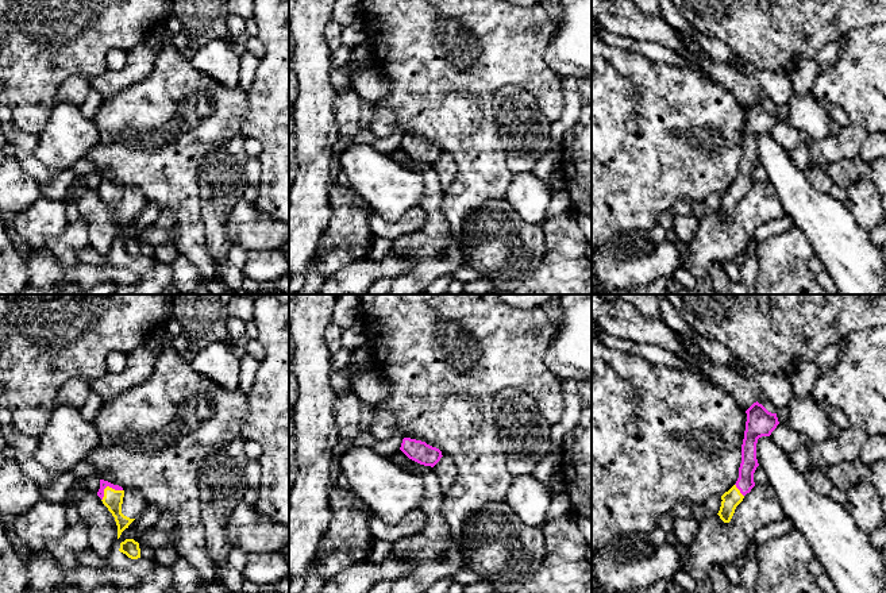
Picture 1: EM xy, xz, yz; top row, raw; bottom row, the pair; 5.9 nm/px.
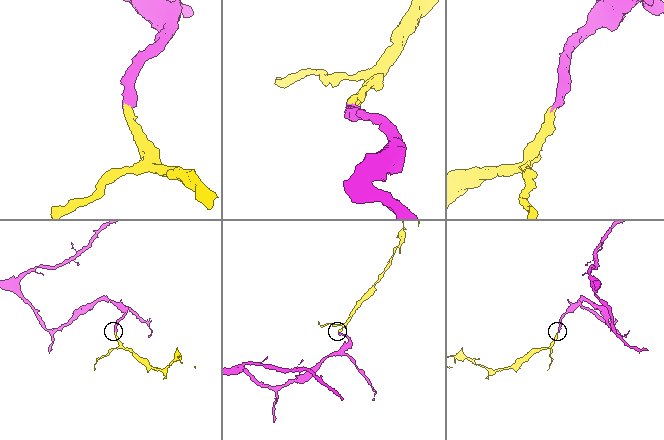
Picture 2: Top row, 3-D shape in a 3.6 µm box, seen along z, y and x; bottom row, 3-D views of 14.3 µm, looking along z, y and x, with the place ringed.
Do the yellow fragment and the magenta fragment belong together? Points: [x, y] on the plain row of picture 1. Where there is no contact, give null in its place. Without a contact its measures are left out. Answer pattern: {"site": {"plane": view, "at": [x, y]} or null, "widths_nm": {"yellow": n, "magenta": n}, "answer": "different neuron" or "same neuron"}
{"site": {"plane": "xy", "at": [107, 184]}, "widths_nm": {"yellow": 120, "magenta": 50}, "answer": "same neuron"}

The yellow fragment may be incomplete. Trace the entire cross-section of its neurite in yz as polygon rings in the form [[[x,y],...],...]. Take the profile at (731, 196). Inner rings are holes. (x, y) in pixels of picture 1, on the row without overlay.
[[[758,99],[747,108],[747,119],[744,136],[741,142],[741,161],[739,165],[739,176],[736,181],[721,193],[721,204],[719,213],[724,220],[729,220],[736,204],[743,199],[744,193],[755,184],[754,170],[759,163],[756,157],[756,140],[762,134],[770,134],[779,122],[777,111],[768,109]]]

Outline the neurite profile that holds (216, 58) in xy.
[[[211,41],[196,51],[192,65],[219,84],[235,88],[239,84],[240,58],[226,41]]]

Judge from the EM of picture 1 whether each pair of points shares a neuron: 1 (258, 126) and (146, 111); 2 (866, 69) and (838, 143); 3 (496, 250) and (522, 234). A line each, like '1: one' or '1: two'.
1: two
2: one
3: one

